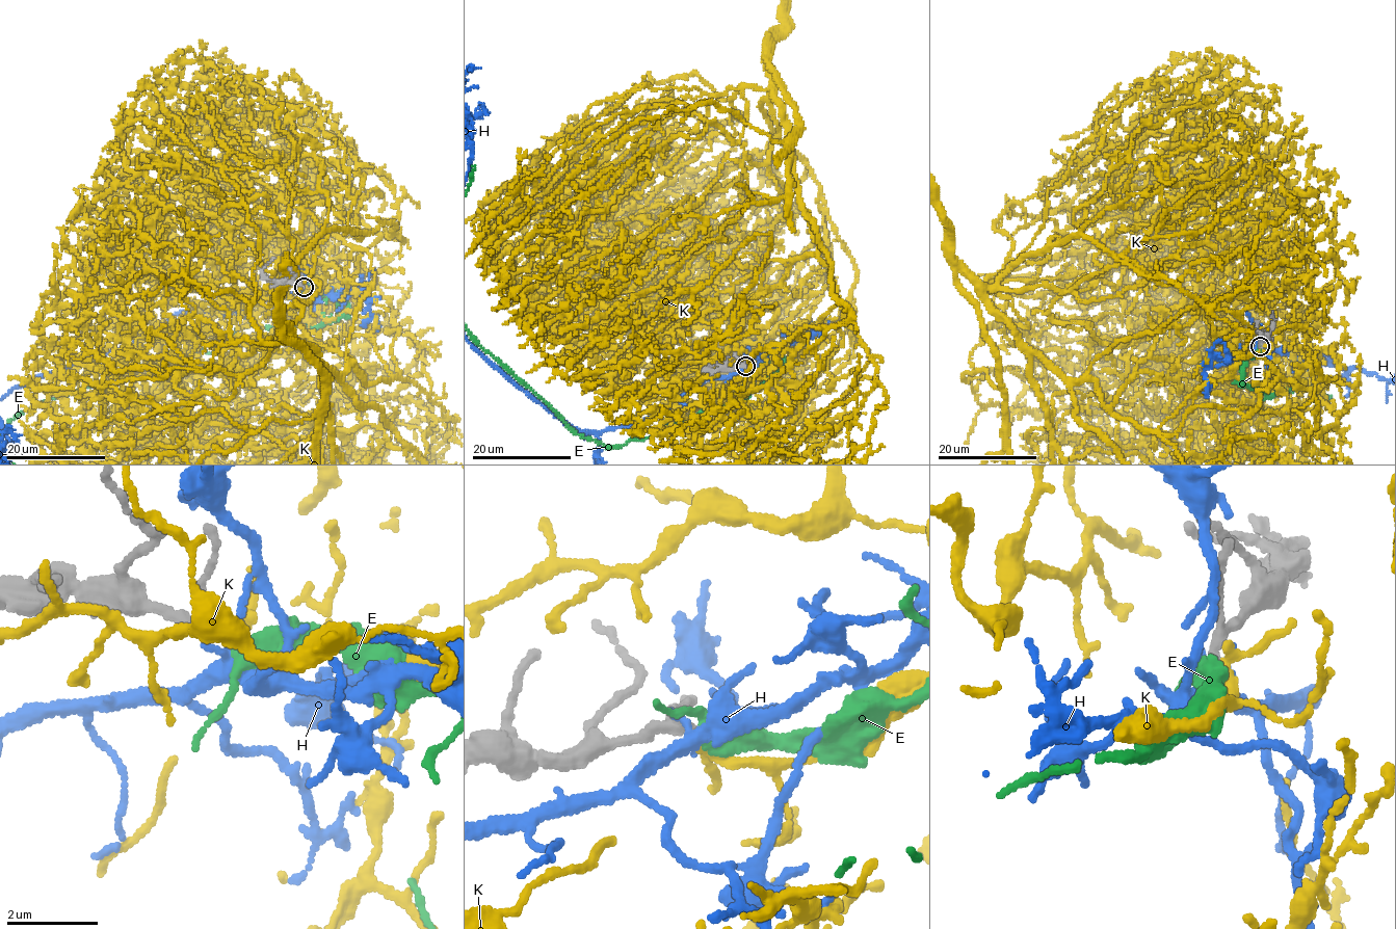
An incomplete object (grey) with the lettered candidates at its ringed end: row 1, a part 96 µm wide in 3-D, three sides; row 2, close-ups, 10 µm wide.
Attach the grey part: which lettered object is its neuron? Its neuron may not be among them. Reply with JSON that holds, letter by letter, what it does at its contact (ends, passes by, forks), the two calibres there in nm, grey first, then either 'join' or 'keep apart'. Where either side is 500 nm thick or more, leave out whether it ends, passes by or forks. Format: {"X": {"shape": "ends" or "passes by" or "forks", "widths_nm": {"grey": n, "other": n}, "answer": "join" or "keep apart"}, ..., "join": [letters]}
{"E": {"shape": "passes by", "widths_nm": {"grey": 170, "other": 420}, "answer": "keep apart"}, "H": {"shape": "passes by", "widths_nm": {"grey": 170, "other": 280}, "answer": "keep apart"}, "K": {"shape": "passes by", "widths_nm": {"grey": 170, "other": 220}, "answer": "join"}, "join": ["K"]}

